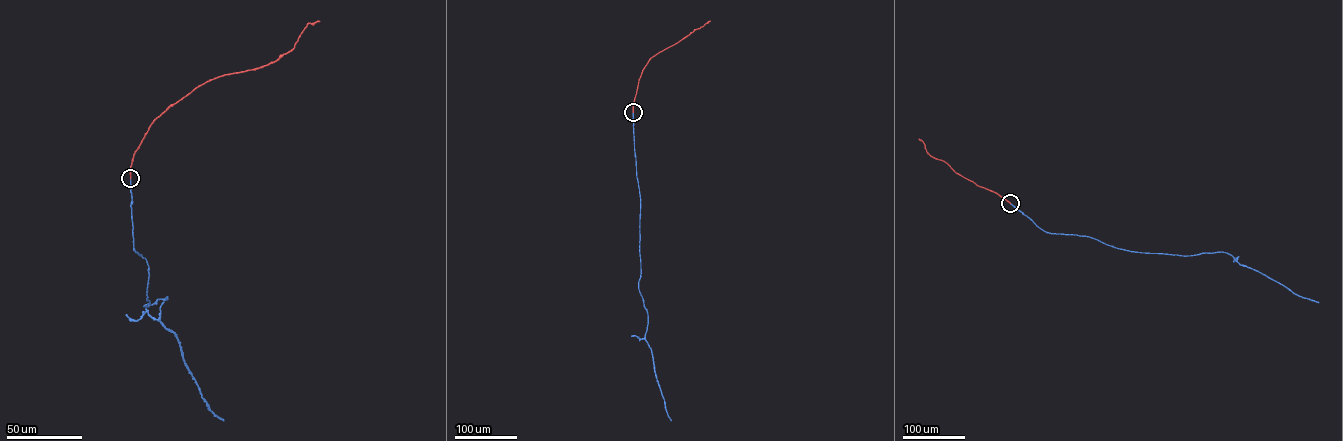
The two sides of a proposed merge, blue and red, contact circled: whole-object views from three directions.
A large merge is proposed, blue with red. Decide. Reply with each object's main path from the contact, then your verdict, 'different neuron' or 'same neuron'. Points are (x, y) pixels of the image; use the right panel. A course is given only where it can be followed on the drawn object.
blue runs (1010, 203), (1050, 233), (1089, 236), (1144, 253), (1227, 253), (1240, 264), (1318, 302); red runs (1010, 203), (930, 155), (919, 139); different neuron

